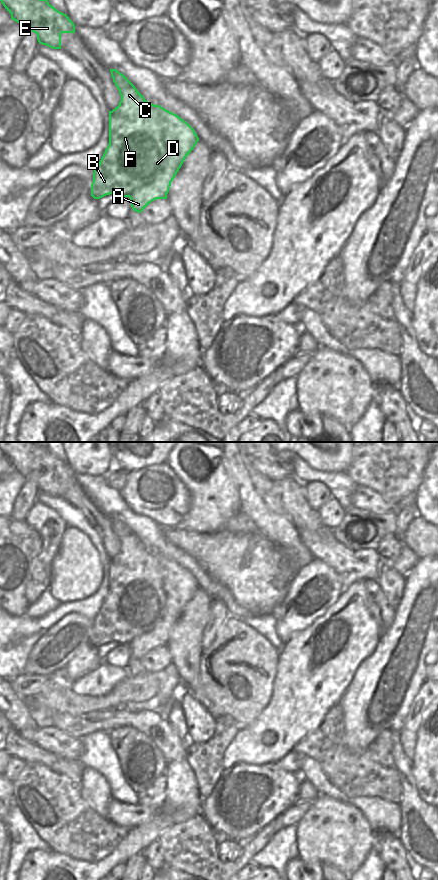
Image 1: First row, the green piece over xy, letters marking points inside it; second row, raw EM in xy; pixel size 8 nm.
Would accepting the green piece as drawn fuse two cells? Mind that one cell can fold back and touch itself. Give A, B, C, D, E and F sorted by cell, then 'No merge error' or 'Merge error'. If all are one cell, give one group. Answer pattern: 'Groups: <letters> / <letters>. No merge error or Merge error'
Groups: A C / B D E F. Merge error

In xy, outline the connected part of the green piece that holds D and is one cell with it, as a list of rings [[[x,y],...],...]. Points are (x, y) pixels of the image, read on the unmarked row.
[[[118,553],[112,559],[109,559],[109,592],[93,620],[91,644],[94,647],[100,647],[106,643],[116,641],[119,645],[130,645],[136,637],[154,630],[157,632],[154,636],[154,642],[156,644],[162,643],[163,647],[167,647],[171,630],[198,589],[199,586],[193,577],[182,571],[168,573],[165,582],[158,571],[150,571],[149,576],[144,577],[133,567],[126,565],[121,560],[121,554]]]

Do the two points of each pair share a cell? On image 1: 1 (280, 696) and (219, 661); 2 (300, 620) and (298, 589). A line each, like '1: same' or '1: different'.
1: different
2: same

